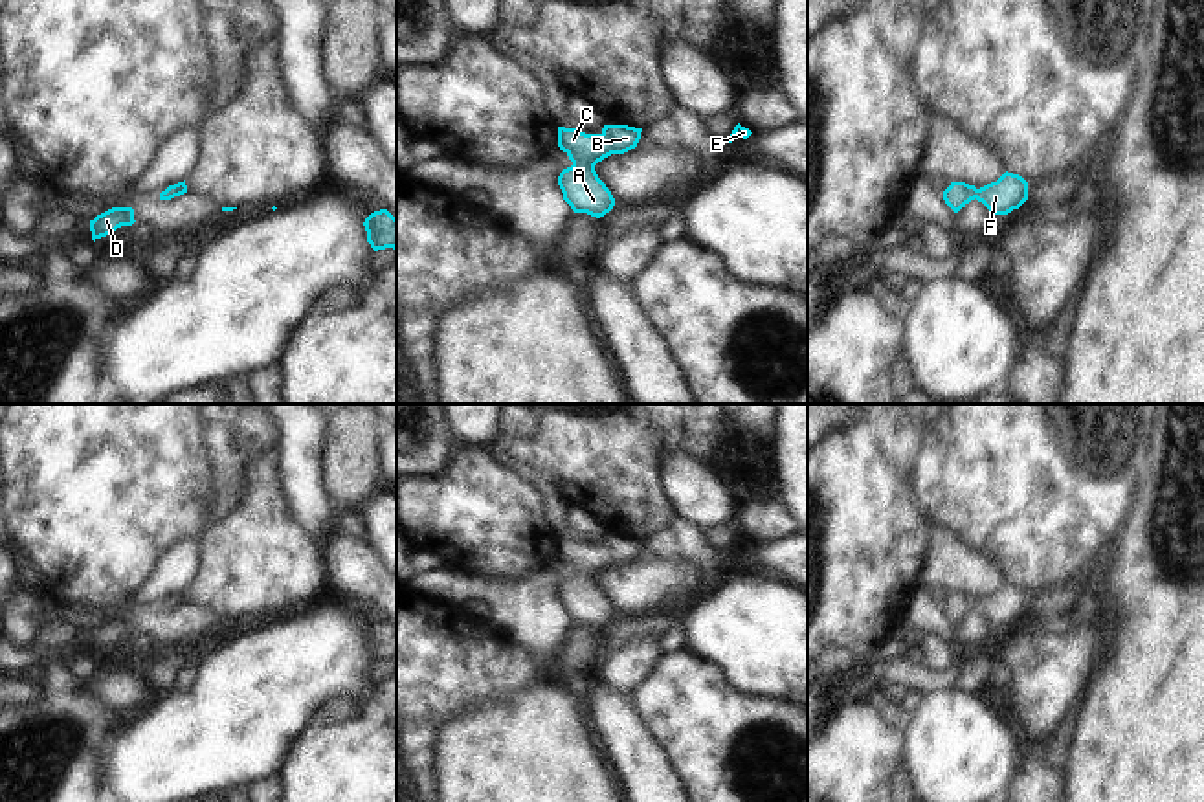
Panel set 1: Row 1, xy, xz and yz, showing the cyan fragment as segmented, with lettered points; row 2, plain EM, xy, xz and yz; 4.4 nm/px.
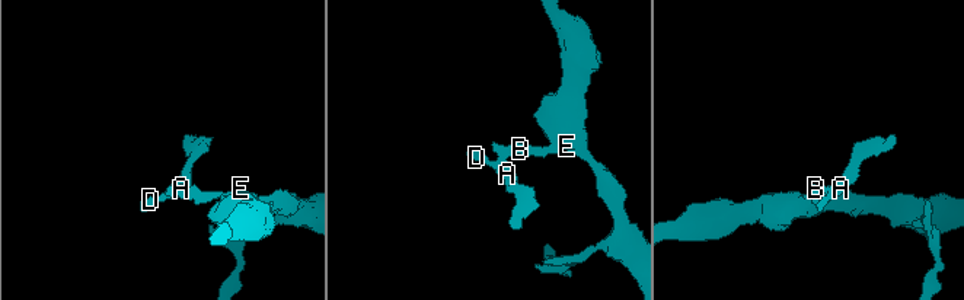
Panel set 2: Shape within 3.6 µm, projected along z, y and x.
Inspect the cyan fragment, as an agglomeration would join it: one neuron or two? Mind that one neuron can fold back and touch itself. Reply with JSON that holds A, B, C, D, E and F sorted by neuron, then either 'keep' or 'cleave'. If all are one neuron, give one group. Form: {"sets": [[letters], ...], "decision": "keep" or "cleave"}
{"sets": [["A", "B", "C", "D", "E", "F"]], "decision": "keep"}

